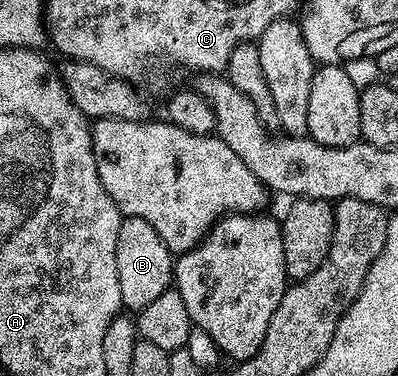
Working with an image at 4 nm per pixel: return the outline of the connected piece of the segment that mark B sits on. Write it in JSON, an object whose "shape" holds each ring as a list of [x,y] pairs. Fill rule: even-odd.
{"shape":[[[126,216],[121,225],[121,233],[117,233],[117,281],[121,281],[121,301],[128,312],[138,313],[150,305],[161,293],[165,293],[173,283],[173,256],[171,250],[157,237],[157,229],[149,225],[149,221],[141,221],[141,217]]]}

